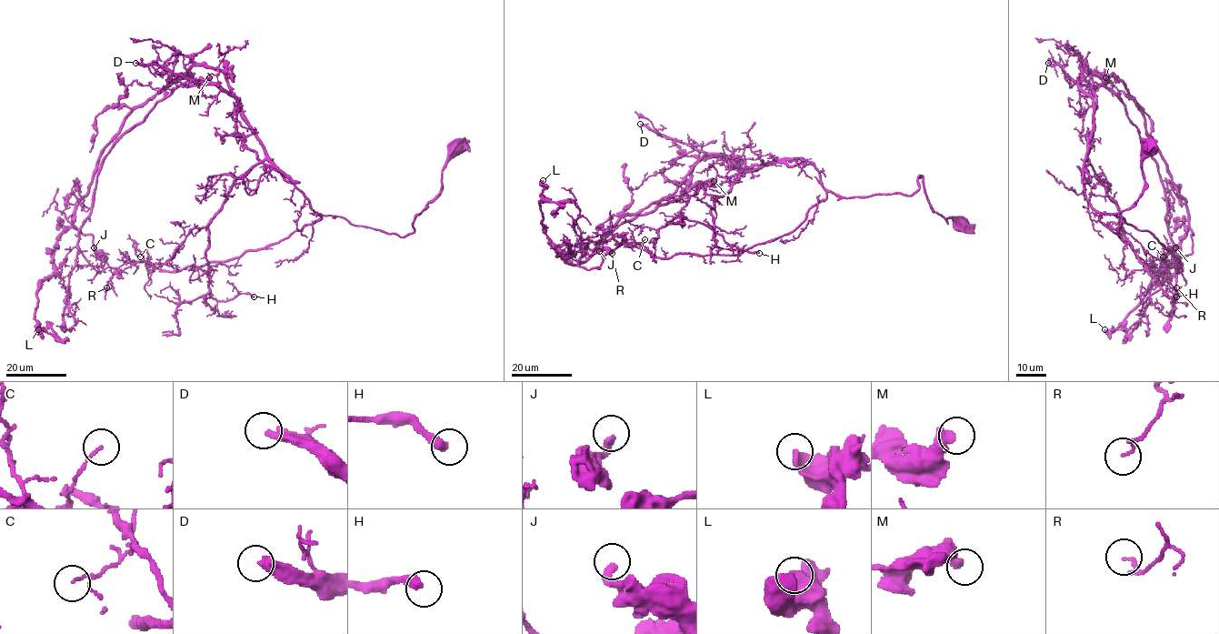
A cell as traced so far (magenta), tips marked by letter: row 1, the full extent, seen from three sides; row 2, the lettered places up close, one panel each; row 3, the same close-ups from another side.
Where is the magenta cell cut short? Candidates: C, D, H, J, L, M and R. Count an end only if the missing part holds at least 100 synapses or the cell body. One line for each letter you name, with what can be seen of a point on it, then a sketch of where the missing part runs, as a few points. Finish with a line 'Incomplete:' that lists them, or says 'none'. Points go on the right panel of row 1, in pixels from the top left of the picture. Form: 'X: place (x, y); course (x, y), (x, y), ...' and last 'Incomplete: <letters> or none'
D: place (1048, 63)
Incomplete: D

